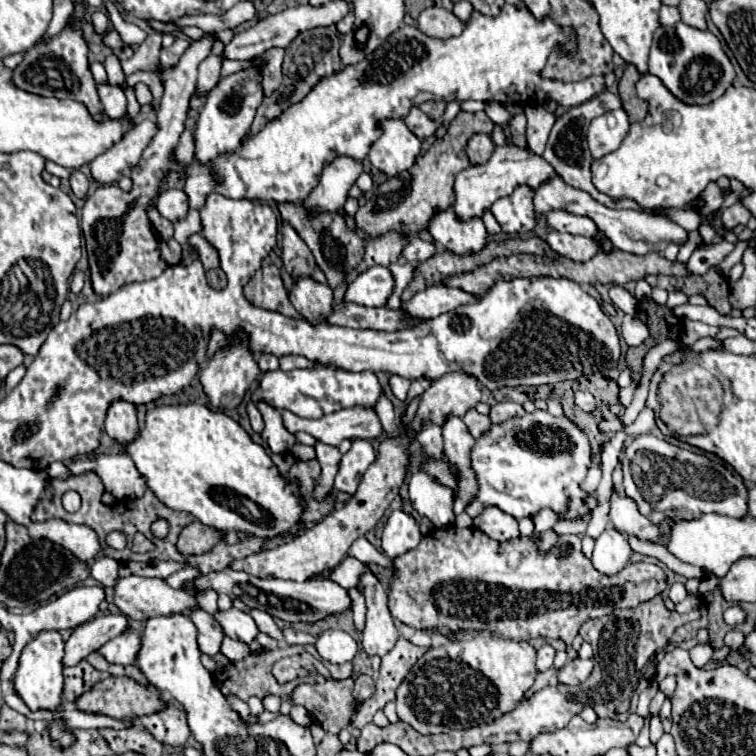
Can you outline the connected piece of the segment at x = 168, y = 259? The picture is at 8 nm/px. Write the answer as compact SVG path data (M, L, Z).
M171 237L171 239L161 239L159 241L159 253L161 253L161 259L167 263L167 265L177 265L181 261L181 245Z

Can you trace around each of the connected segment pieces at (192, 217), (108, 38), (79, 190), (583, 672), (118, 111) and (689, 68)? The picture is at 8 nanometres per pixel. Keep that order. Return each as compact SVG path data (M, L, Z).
M191 209L185 219L181 219L181 221L175 223L175 237L177 237L177 239L187 239L191 233L197 233L199 227L201 227L199 213Z
M111 29L111 31L107 31L107 33L103 35L103 43L105 43L109 49L113 49L113 51L121 51L121 49L123 49L123 39L121 39L121 35L119 35L115 29Z
M71 171L71 177L69 177L69 181L71 181L71 189L73 189L73 193L77 195L77 197L85 197L85 193L87 193L87 187L89 187L89 181L87 181L87 177L81 173L81 171Z
M569 659L567 665L557 673L557 679L559 683L565 683L565 685L577 685L577 683L583 683L589 673L593 669L593 661L591 659Z
M103 83L99 85L99 99L103 103L103 109L109 117L117 117L117 115L123 115L127 111L127 99L125 99L125 93L121 87L117 85L109 85L109 83Z
M683 21L671 27L659 27L653 35L649 73L659 77L663 85L685 105L709 105L719 99L735 81L735 69L723 51L721 41L711 31L701 31Z

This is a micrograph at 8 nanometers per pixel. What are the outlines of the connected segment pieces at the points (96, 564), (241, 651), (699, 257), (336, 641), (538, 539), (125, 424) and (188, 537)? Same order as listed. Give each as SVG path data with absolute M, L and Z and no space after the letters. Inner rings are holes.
M101 555L91 565L91 577L95 577L103 587L113 587L117 579L117 567L119 563L115 559Z
M225 637L225 639L223 639L223 645L221 645L221 653L223 653L229 661L231 661L231 659L241 661L241 659L245 659L245 657L249 655L249 645Z
M721 241L721 243L711 243L711 245L703 247L703 249L697 249L691 255L691 259L687 261L689 273L703 275L711 267L717 267L735 249L735 245L735 243L729 243L729 241Z
M327 629L319 635L315 643L321 659L329 663L347 663L355 657L357 653L357 643L355 639L339 629Z
M545 531L545 533L541 533L541 535L533 535L531 539L533 539L533 541L537 543L537 547L541 547L543 551L551 549L553 543L557 543L557 535L555 535L553 531Z
M117 399L109 405L105 415L105 431L115 441L129 441L137 433L137 413L133 403Z
M193 521L189 523L181 535L179 535L179 541L177 541L177 549L181 553L193 553L193 555L199 555L199 553L205 553L209 551L215 543L219 543L223 539L223 531L219 529L213 529L213 527L207 527L199 521Z

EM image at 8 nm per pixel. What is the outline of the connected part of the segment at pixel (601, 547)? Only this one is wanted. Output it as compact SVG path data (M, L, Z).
M607 527L595 539L595 549L593 549L591 561L597 571L601 571L605 575L615 575L629 563L631 553L633 551L631 551L627 539L613 527Z

